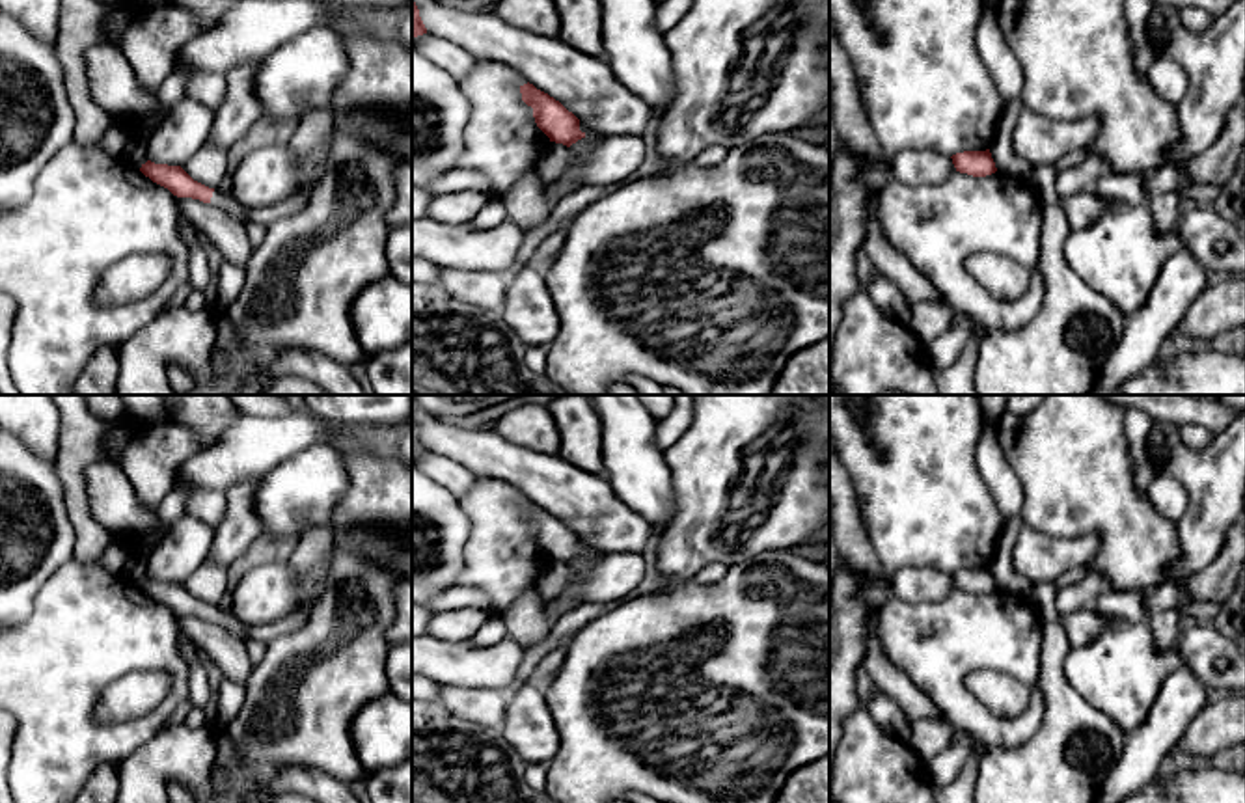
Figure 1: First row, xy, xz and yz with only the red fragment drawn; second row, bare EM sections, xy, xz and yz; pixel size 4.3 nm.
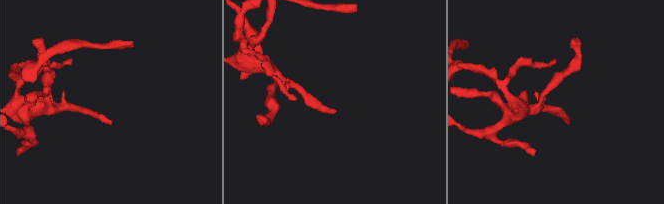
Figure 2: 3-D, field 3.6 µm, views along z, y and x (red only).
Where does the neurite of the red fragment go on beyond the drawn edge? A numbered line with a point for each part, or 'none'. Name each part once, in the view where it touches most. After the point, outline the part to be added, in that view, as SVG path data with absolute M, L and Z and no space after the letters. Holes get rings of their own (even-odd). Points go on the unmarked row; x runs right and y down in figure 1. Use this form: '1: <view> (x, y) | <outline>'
1: xy (220, 615) | M214 606L211 622L224 626L231 635L246 643L248 626L240 624L229 607Z

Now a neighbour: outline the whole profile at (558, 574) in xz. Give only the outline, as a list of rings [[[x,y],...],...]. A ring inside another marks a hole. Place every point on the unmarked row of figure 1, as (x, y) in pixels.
[[[552,559],[544,568],[535,591],[542,600],[552,600],[568,587],[572,578],[574,574],[567,563]]]

